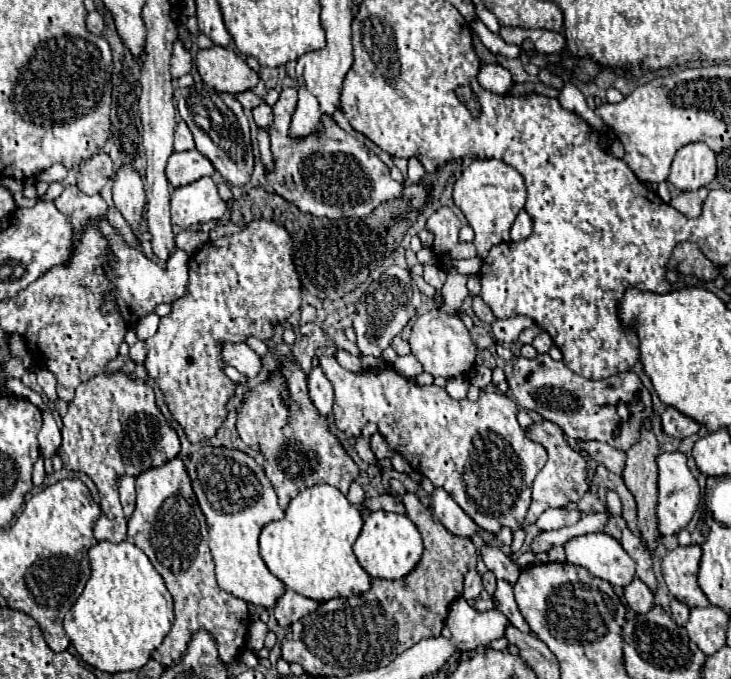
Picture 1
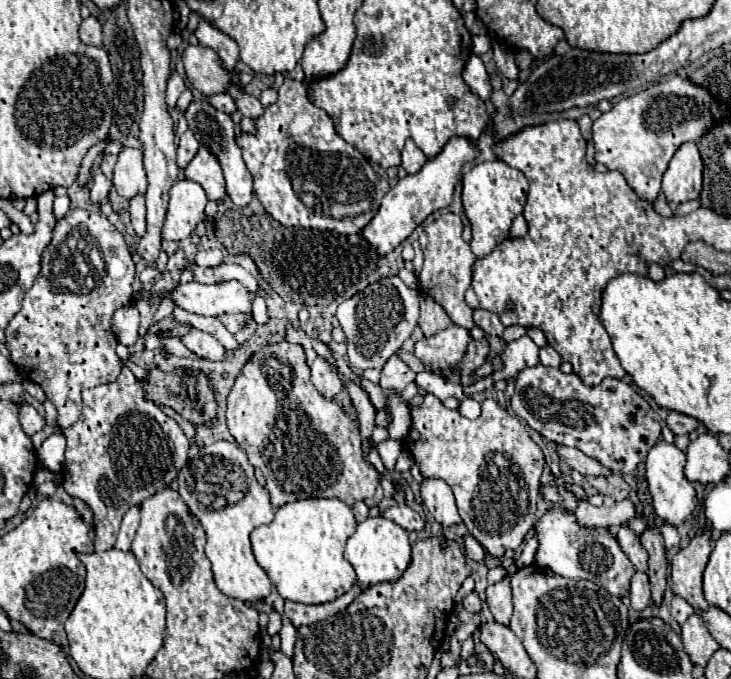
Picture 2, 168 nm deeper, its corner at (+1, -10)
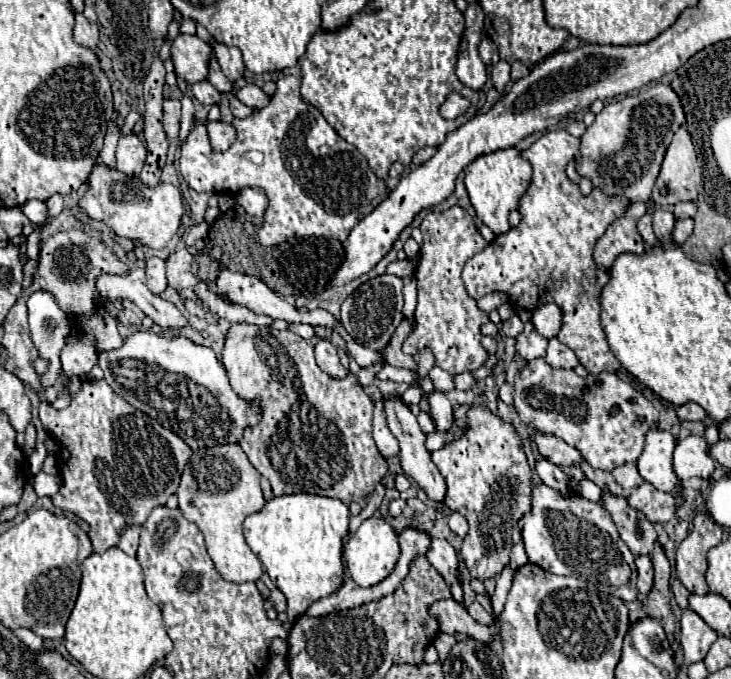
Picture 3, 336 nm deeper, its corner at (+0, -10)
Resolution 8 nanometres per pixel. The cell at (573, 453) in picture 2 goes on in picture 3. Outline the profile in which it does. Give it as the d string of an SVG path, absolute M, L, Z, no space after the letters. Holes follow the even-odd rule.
M537 432L535 438L533 438L533 442L537 446L537 452L545 460L549 460L549 462L553 462L557 466L571 466L571 464L579 464L583 460L581 454L579 454L579 450L571 448L567 442L563 442L561 438L555 438L551 434Z

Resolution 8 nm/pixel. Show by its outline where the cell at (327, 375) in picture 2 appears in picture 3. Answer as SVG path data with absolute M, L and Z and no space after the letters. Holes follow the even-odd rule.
M319 338L315 344L315 360L317 366L331 374L333 378L345 378L347 376L347 368L343 368L341 360L339 360L339 352L335 348L335 344L329 338Z

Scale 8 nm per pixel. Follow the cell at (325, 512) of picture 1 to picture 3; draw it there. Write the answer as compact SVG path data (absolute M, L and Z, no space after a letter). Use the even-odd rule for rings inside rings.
M285 494L275 496L265 502L265 506L249 514L243 522L243 534L249 544L249 548L259 556L263 562L265 572L273 580L273 584L287 596L287 616L293 622L299 618L299 614L305 614L305 610L319 598L325 598L339 590L343 584L343 562L341 562L341 540L349 530L349 508L337 500L317 494Z

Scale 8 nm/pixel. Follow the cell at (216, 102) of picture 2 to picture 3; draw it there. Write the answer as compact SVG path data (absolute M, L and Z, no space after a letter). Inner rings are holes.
M207 80L191 84L191 94L201 102L201 104L219 104L221 92L217 92Z

